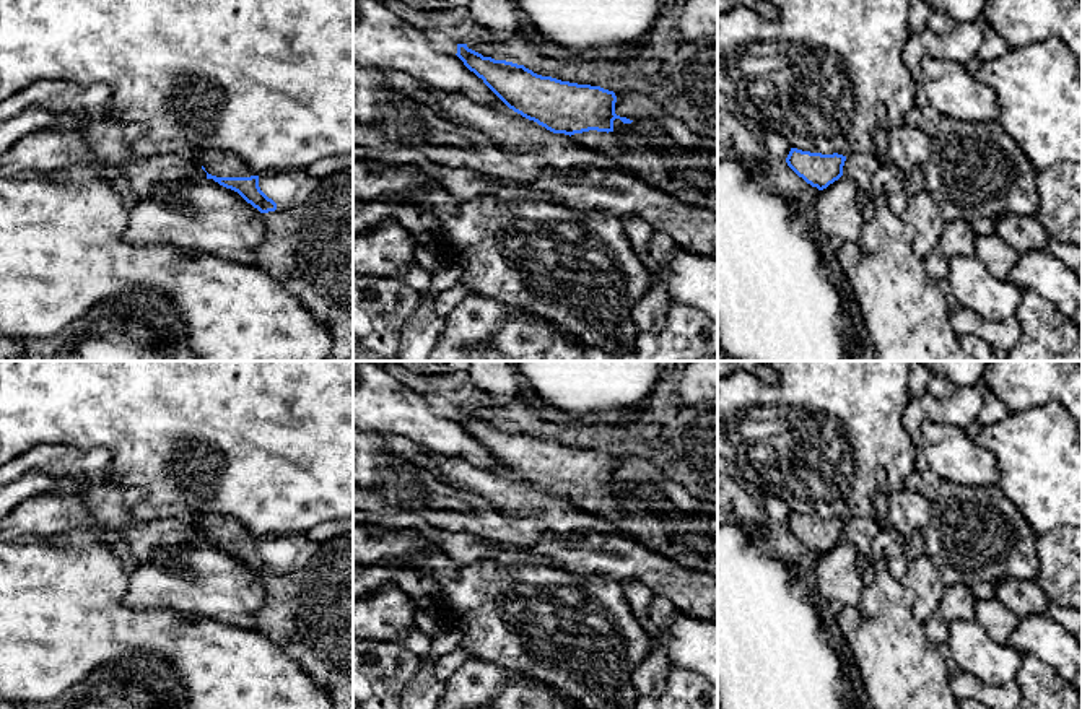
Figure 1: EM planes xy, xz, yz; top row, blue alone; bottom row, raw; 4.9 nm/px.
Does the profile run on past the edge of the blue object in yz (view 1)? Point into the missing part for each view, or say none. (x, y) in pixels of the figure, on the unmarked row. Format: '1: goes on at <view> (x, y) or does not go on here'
1: does not go on here

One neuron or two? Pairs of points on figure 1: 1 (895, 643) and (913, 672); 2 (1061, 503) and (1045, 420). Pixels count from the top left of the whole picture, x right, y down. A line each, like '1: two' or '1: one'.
1: one
2: one

